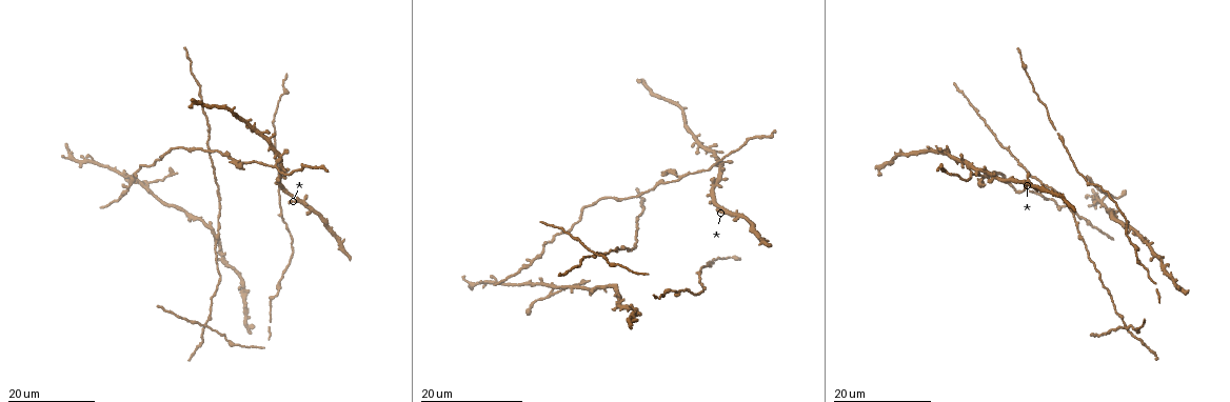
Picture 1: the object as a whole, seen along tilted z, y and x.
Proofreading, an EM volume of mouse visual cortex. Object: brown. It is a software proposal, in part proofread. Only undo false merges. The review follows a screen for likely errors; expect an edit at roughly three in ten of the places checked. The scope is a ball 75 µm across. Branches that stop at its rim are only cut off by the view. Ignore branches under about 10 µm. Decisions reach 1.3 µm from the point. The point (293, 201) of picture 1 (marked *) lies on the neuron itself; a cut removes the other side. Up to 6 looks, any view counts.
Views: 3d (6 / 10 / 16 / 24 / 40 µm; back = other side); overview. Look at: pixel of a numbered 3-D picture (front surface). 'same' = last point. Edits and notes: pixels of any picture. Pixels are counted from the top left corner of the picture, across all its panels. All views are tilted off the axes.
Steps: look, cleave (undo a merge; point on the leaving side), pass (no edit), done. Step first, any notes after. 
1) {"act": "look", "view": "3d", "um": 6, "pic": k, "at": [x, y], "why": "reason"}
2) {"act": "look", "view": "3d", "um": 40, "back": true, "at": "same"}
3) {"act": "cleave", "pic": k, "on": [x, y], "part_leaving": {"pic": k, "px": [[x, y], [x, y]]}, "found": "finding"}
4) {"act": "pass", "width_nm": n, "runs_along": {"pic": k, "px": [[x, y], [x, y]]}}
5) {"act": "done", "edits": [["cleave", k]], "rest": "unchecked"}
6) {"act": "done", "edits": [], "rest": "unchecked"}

{"act": "look", "view": "3d", "um": 16, "pic": 1, "at": [276, 162]}

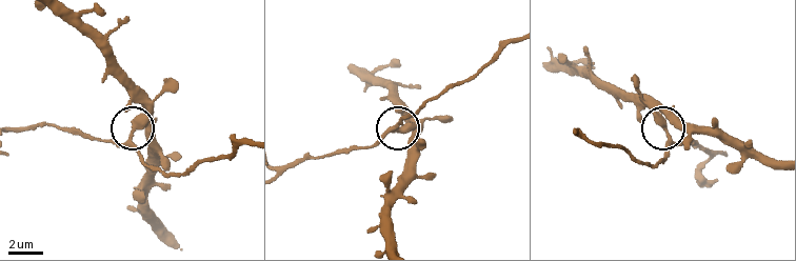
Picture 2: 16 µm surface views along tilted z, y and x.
{"act": "look", "view": "3d", "um": 6, "pic": 2, "at": [400, 131], "why": "zoom in"}

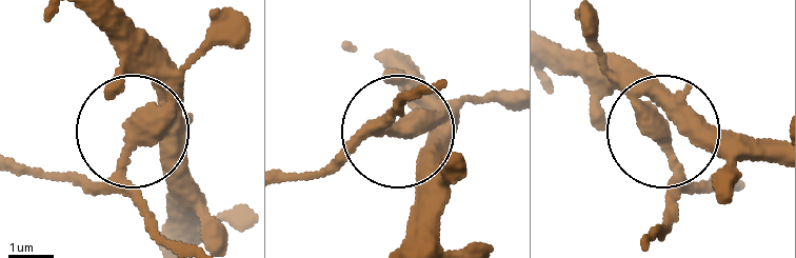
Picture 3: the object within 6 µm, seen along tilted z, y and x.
{"act": "look", "view": "3d", "um": 6, "back": true, "pic": 3, "at": [395, 128], "why": "from behind"}

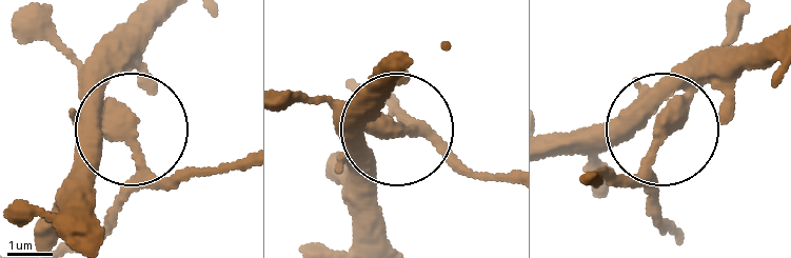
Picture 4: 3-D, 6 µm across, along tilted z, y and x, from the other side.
{"act": "cleave", "pic": 4, "on": [137, 162], "width_nm": 340, "part_leaving": {"pic": 4, "px": [[104, 107], [160, 177], [245, 165]]}, "found": "two neurons meet here"}

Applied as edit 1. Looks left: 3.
{"act": "look", "view": "3d", "um": 24, "pic": 1, "at": [1082, 241], "why": "calibre changes"}

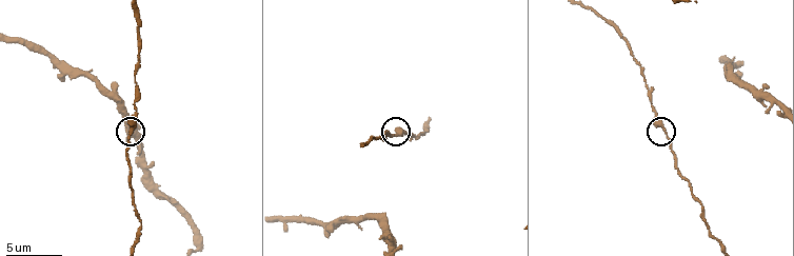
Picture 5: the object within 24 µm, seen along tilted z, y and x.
{"act": "look", "view": "3d", "um": 6, "pic": 5, "at": [132, 133], "why": "zoom in"}

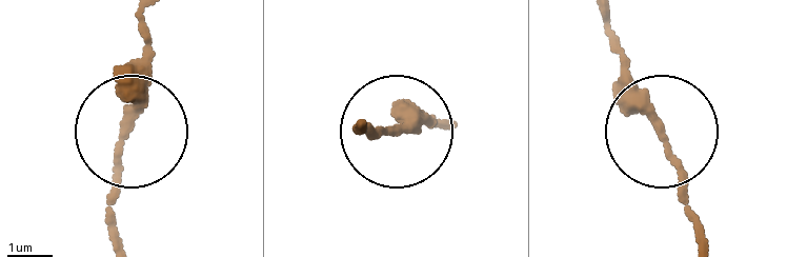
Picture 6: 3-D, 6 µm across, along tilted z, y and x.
{"act": "pass", "found": "all the same neuron"}

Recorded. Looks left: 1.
{"act": "look", "view": "3d", "um": 16, "pic": 5, "at": [714, 235], "why": "thick turns thin"}

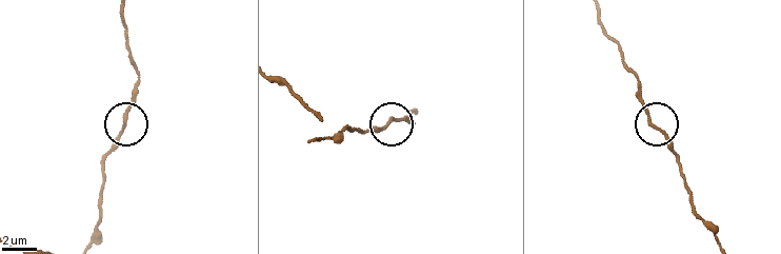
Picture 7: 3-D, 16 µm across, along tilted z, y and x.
{"act": "pass", "found": "continuous, no second neuron"}

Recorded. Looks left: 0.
{"act": "done", "edits": [["cleave", 4]], "rest": "unchecked"}

